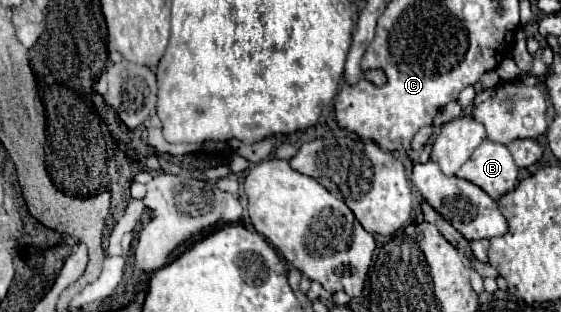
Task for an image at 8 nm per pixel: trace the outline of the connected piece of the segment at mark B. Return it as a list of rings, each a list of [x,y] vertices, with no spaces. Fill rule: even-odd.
[[[487,139],[457,171],[457,177],[475,183],[493,199],[499,199],[501,195],[513,191],[519,183],[517,165],[509,149],[501,143],[493,143]]]

